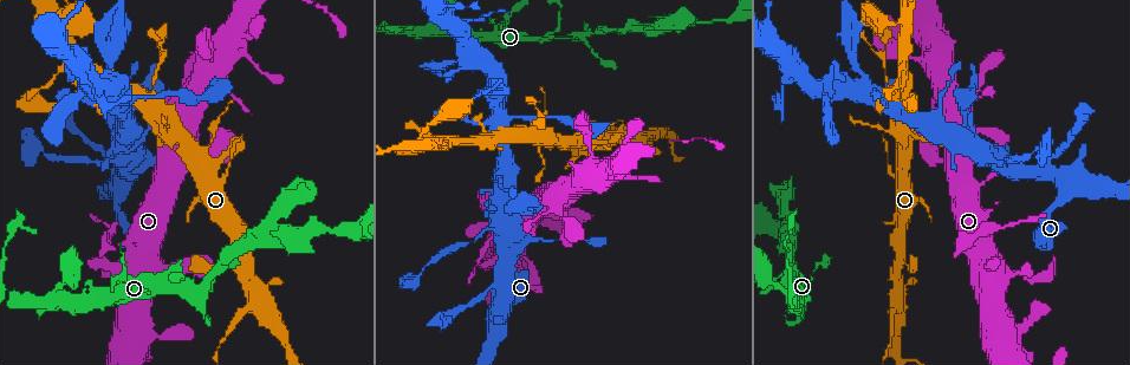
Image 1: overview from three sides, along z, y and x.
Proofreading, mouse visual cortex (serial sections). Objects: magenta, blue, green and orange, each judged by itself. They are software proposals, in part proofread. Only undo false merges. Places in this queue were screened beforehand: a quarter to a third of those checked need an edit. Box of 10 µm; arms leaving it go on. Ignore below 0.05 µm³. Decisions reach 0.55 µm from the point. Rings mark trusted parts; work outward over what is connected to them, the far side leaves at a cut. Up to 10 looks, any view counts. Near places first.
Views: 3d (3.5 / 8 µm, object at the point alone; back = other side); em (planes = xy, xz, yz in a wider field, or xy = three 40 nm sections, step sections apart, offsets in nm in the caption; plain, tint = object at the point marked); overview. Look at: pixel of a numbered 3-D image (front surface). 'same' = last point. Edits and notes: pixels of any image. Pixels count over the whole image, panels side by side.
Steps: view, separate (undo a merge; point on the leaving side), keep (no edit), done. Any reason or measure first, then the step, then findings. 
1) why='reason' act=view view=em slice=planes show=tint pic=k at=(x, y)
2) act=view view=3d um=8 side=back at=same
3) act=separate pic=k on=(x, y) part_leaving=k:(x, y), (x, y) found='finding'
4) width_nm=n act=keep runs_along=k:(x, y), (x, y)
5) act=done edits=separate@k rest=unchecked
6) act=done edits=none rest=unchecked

why='narrows sharply' act=view view=3d um=3.5 pic=1 at=(972, 245)

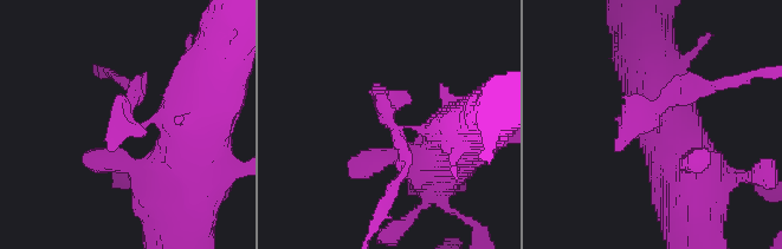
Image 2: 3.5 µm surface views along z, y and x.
act=view view=em slice=xy step=2 show=tint pic=2 at=(130, 119)

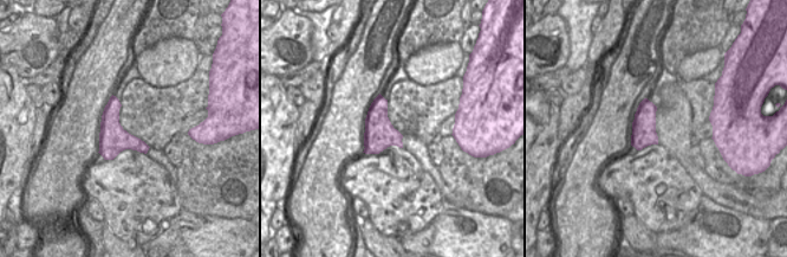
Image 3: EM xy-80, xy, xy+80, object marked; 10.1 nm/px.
act=keep runs_along=2:(456, 130), (393, 128), (396, 182) found='continuous, no second cell'

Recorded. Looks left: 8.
why='thick turns thin' act=view view=3d um=3.5 pic=1 at=(149, 334)

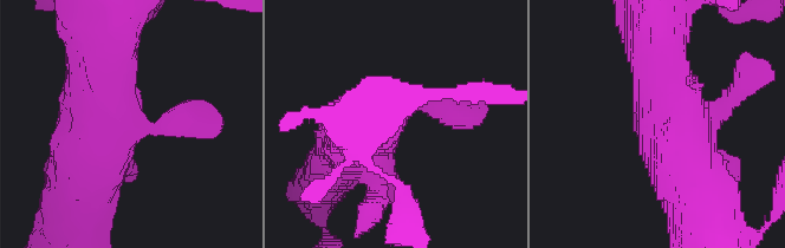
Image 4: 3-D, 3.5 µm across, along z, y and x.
why='shape alone is not enough' act=view view=em slice=xy step=2 show=tint pic=4 at=(129, 125)

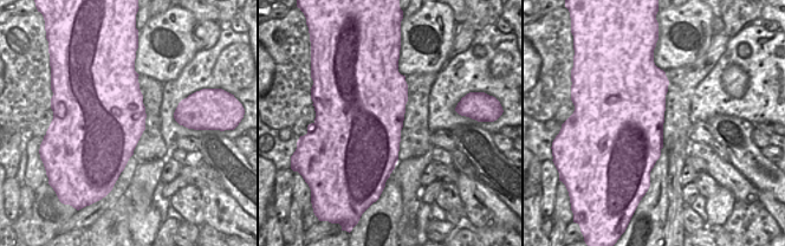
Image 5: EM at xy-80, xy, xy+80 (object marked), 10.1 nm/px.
act=keep runs_along=4:(655, 50), (674, 170), (695, 188) found='all the same cell'

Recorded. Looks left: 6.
why='branch point' act=view view=3d um=3.5 side=back pic=1 at=(897, 301)

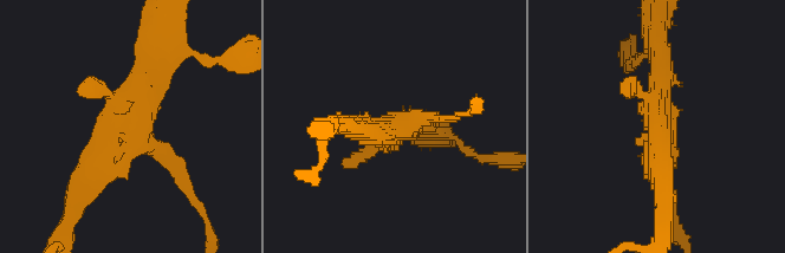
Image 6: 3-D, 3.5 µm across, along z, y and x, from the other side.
why='shape alone is not enough' act=view view=em slice=xy step=3 show=tint pic=6 at=(658, 130)

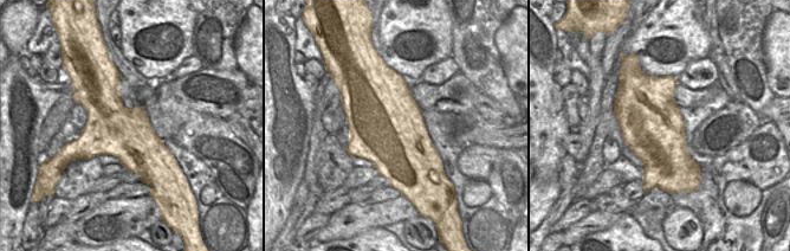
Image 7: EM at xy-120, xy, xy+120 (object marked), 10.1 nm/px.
act=keep runs_along=6:(156, 52), (134, 124), (79, 190) found='continuous, no second cell'

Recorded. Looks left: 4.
why='narrows sharply' act=view view=3d um=8 side=back pic=1 at=(157, 71)

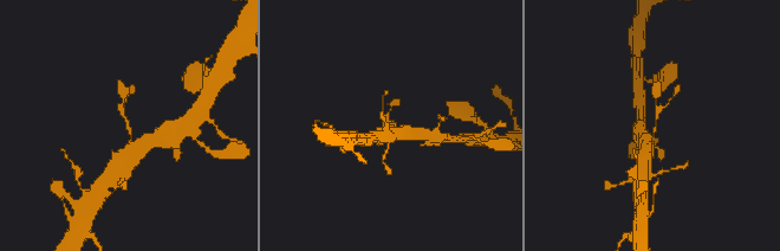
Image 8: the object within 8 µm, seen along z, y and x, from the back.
why='zoom in' act=view view=3d um=3.5 at=same

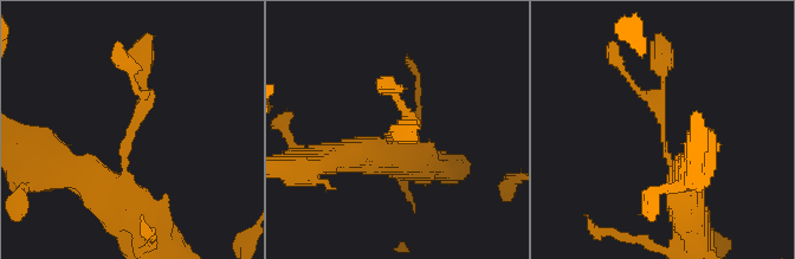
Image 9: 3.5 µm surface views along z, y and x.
act=view view=em slice=xy step=1 show=tint pic=9 at=(662, 132)

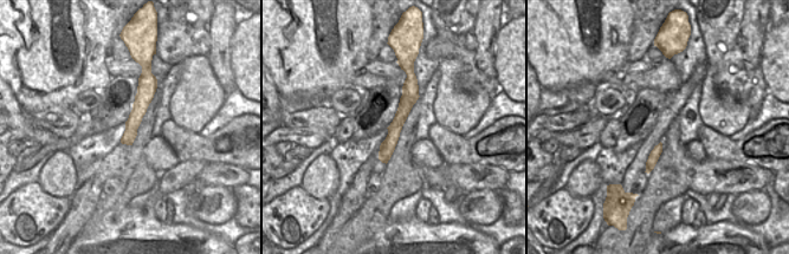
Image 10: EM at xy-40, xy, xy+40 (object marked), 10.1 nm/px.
act=keep found='all the same cell'

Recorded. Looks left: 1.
act=done edits=none rest=unchecked

